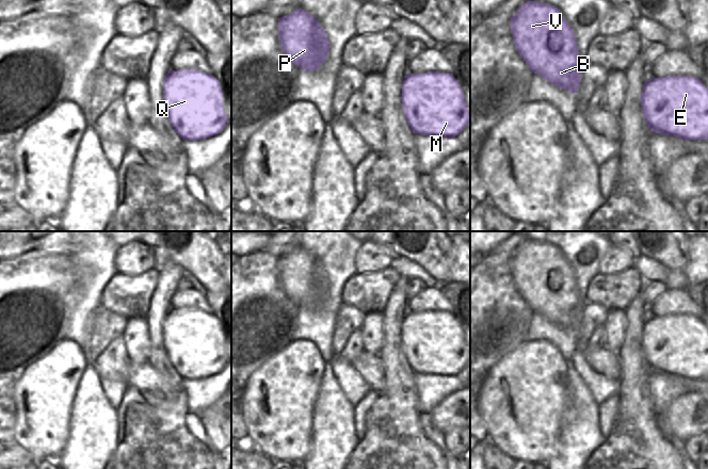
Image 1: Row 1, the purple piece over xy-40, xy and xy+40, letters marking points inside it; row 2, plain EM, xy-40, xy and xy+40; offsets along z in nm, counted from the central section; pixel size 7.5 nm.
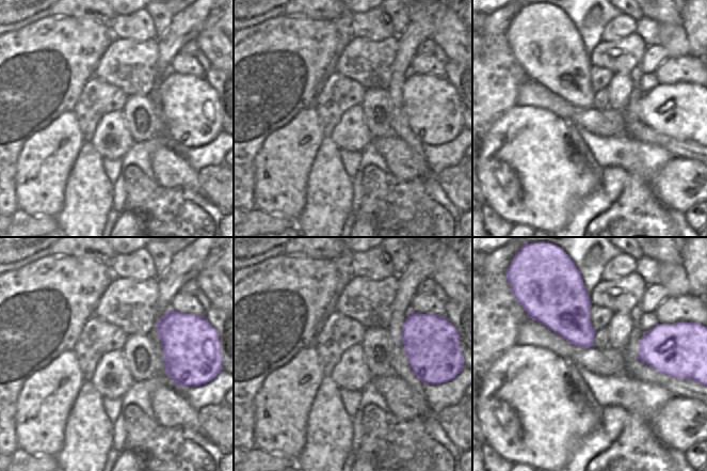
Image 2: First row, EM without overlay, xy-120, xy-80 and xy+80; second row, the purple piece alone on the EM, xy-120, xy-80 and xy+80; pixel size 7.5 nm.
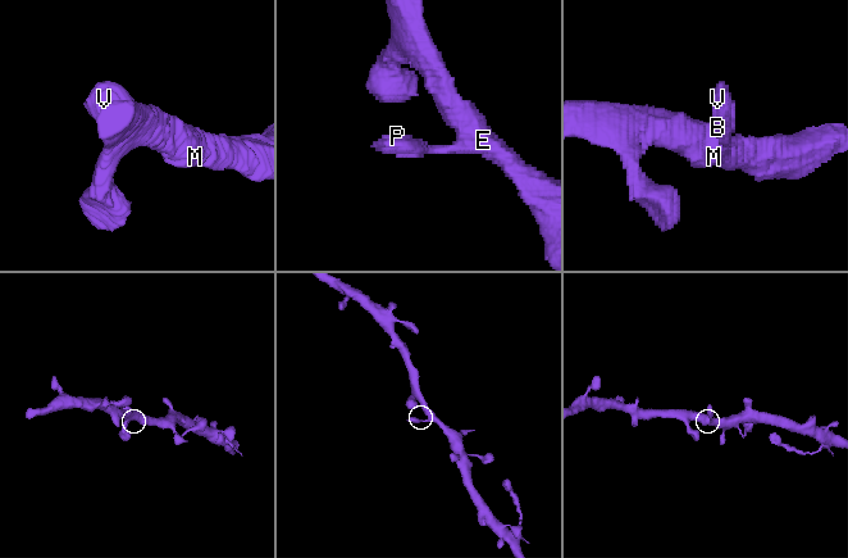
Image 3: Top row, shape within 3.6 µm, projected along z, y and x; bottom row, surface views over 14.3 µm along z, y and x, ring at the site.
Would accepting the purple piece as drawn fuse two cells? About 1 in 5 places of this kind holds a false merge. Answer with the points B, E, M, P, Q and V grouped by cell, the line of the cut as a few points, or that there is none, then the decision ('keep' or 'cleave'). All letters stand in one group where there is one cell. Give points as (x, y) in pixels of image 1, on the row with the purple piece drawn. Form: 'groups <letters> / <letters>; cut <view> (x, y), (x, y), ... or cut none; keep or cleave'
groups B E M P Q V; cut none; keep

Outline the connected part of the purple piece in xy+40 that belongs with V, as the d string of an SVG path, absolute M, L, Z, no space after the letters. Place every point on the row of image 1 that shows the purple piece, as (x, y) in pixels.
M527 1L511 18L511 34L519 55L533 74L561 88L577 92L585 61L579 55L575 32L558 7L548 3Z

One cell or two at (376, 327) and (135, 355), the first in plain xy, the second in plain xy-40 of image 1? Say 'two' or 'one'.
one

